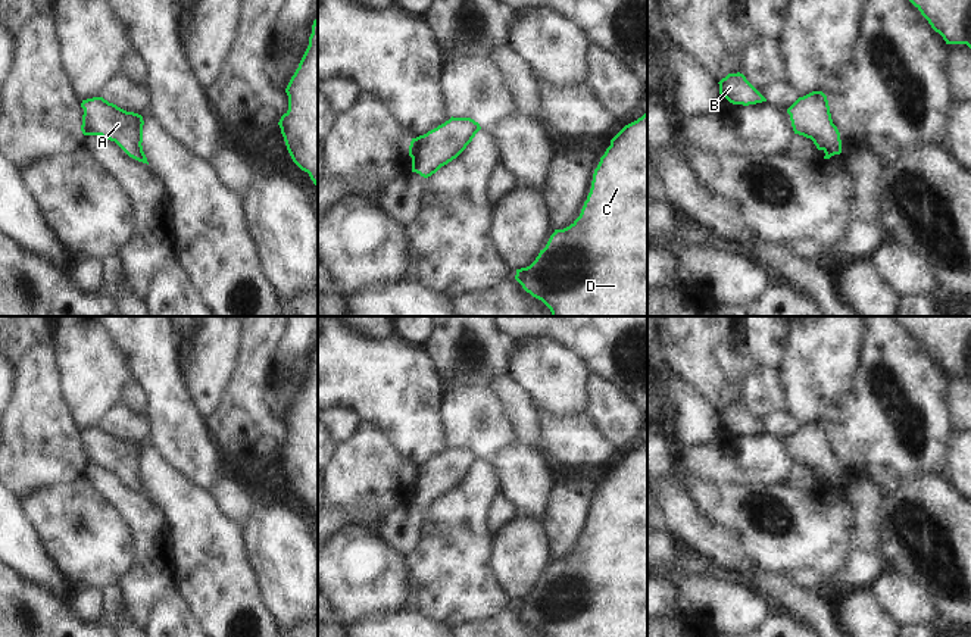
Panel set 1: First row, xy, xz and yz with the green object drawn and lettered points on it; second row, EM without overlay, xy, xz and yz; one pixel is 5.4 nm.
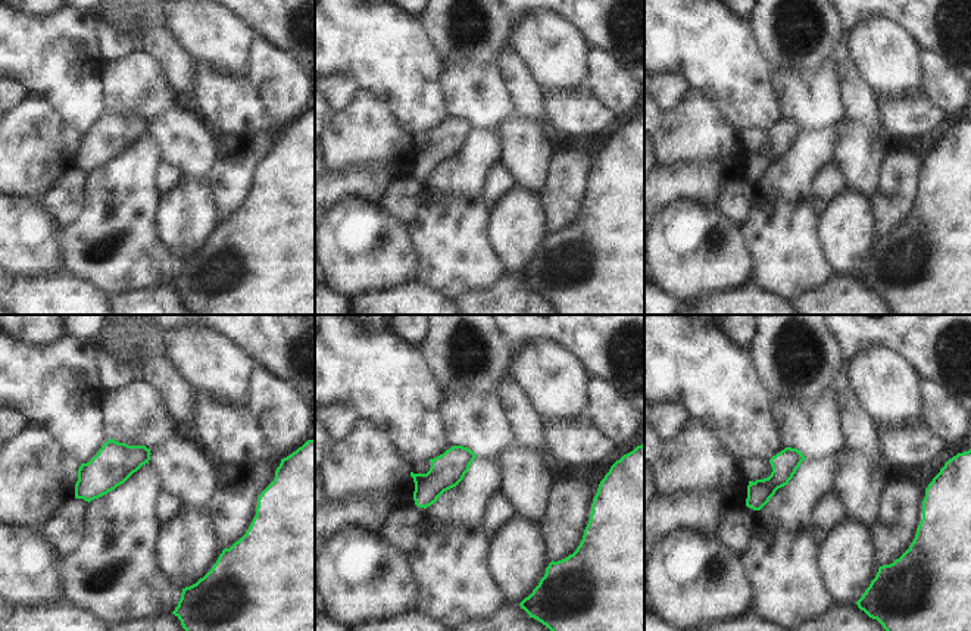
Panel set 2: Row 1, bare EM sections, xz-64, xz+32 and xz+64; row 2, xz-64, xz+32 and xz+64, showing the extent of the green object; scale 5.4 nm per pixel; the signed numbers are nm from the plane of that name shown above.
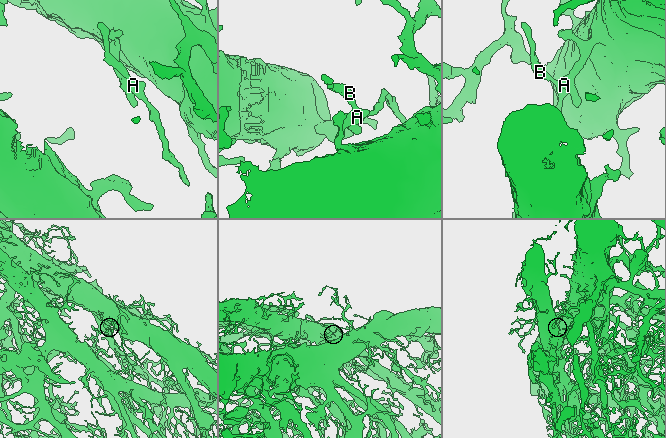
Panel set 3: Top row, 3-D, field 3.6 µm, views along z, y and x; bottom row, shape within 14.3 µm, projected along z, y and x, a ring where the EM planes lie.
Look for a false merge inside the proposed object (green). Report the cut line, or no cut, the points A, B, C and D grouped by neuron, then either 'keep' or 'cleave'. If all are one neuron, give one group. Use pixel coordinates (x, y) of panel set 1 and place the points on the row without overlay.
cut none; groups A B C D; keep

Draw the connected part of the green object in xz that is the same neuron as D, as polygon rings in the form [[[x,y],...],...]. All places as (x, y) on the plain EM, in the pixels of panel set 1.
[[[647,443],[611,469],[580,546],[569,556],[555,559],[536,590],[516,599],[515,609],[547,637],[647,637]]]

